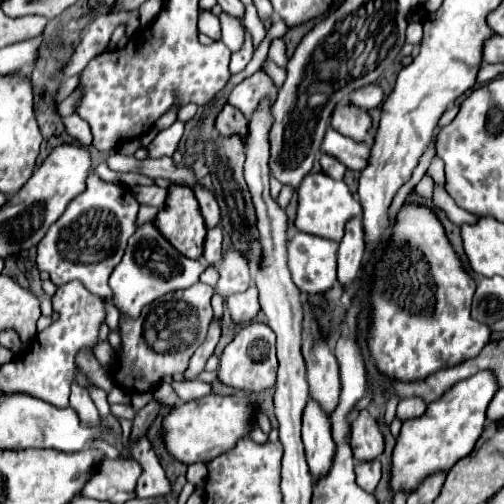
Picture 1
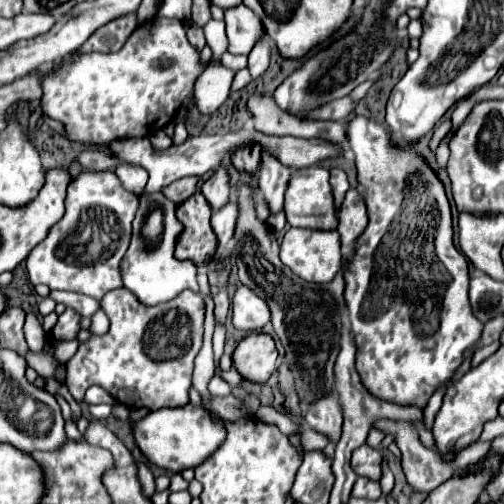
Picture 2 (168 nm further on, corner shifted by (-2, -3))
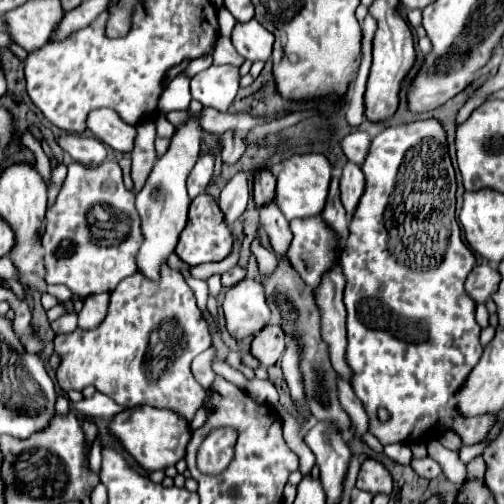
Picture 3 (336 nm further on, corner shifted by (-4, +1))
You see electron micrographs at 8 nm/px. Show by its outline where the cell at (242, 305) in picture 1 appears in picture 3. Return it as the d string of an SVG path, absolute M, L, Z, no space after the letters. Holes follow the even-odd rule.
M244 278L224 296L226 328L234 338L258 334L270 320L270 308L264 298L264 288L254 278Z

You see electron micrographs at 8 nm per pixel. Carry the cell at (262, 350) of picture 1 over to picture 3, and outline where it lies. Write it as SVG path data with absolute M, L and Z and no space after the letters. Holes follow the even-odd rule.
M270 324L254 336L252 346L250 346L250 354L260 362L260 366L270 368L278 362L284 348L286 348L284 330L280 330L280 326Z

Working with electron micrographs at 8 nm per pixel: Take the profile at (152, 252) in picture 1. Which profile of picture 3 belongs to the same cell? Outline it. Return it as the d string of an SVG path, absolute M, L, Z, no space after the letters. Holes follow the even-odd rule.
M192 116L184 126L178 126L176 134L172 136L172 144L170 144L168 152L156 160L146 184L136 194L136 210L142 220L142 236L144 236L142 244L136 252L136 266L138 266L138 272L144 274L148 280L160 278L162 264L166 264L166 260L174 252L174 248L180 240L180 234L186 226L188 206L190 206L190 198L186 194L186 178L188 178L188 174L196 162L196 154L200 150L200 134L202 134L202 130L198 126L196 116Z

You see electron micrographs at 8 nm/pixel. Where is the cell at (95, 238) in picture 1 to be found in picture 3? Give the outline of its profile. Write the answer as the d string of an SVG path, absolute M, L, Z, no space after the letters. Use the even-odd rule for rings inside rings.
M78 162L70 164L68 166L68 176L66 176L66 182L54 202L54 206L46 212L46 234L42 238L42 250L44 250L44 280L48 284L64 284L68 286L74 294L78 296L92 296L92 294L102 294L102 292L112 292L116 288L116 284L132 274L136 274L136 262L132 262L132 254L136 252L136 246L140 246L140 218L136 214L136 208L134 208L134 192L132 190L126 190L124 188L124 180L122 180L122 168L118 166L118 162L104 162L100 166L82 166Z

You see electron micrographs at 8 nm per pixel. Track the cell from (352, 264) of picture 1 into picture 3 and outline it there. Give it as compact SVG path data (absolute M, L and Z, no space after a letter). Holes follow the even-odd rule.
M346 162L346 166L342 168L342 176L340 176L340 194L342 194L342 204L346 208L348 220L352 220L358 202L364 194L364 174L360 170L358 164Z

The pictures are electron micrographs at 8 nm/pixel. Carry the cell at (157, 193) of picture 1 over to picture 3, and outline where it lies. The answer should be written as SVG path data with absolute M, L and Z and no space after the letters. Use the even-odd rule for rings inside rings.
M208 156L200 158L188 176L188 196L196 198L198 194L202 194L212 174L214 174L214 158L208 158Z

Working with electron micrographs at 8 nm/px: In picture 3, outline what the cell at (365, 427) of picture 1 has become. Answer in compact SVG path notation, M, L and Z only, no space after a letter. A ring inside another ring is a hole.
M366 458L362 462L356 486L362 490L368 490L372 494L378 494L378 492L390 494L392 492L392 476L382 462L378 462L374 458Z

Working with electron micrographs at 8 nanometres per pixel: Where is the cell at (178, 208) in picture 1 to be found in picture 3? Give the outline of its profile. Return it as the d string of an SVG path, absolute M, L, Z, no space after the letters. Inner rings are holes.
M206 192L196 196L190 204L190 214L188 214L184 234L180 236L180 242L176 246L178 258L190 266L198 266L204 262L218 262L226 258L230 250L232 250L232 234L224 222L224 216L220 214L220 208L216 206L216 200Z

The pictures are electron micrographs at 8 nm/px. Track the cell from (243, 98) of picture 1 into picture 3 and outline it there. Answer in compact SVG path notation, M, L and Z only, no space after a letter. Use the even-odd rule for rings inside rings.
M354 130L354 132L346 134L346 136L340 140L340 148L342 148L344 156L346 156L350 162L362 166L362 162L364 162L364 158L366 158L366 152L368 152L368 146L370 146L370 140L372 140L372 136L370 136L368 132L364 132L364 130Z

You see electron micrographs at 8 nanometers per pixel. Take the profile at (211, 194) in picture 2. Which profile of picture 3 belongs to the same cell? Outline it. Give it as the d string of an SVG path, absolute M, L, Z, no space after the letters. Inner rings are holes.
M224 132L222 138L224 138L224 150L222 150L220 158L222 158L222 162L224 162L226 166L232 166L232 164L236 164L236 162L242 158L242 154L246 152L246 144L244 144L244 140L238 138L234 132Z

